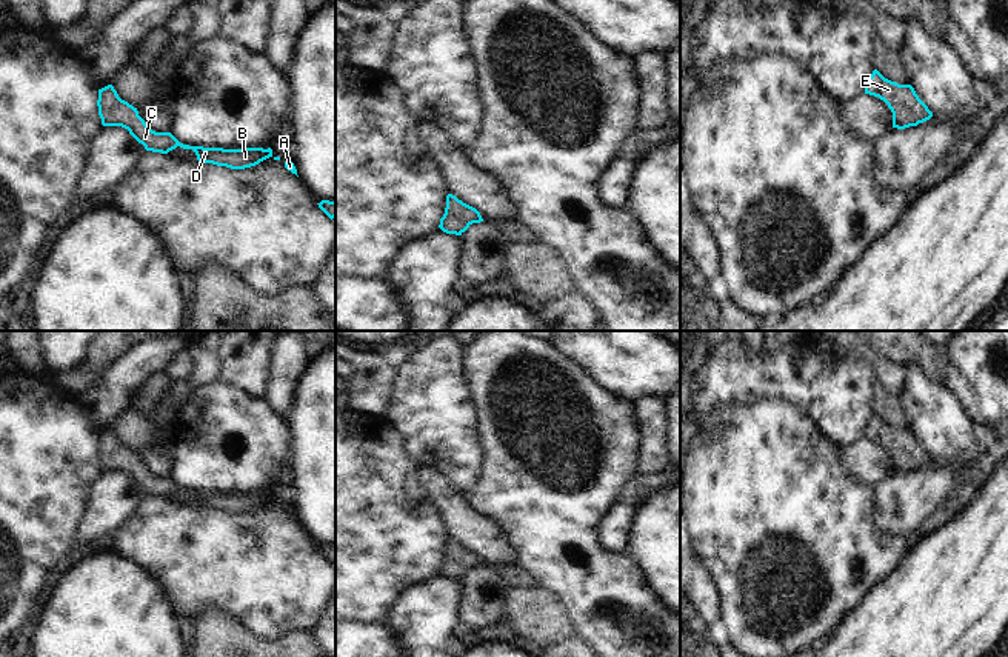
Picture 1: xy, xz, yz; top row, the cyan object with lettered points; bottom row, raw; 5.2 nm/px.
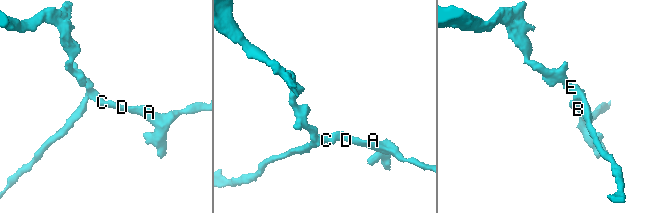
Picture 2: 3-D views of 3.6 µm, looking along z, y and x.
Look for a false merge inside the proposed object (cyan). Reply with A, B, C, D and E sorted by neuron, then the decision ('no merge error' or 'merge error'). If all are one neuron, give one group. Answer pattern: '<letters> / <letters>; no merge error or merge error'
A B C D E; no merge error

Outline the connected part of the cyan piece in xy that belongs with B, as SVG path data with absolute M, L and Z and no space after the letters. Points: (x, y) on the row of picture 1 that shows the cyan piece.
M108 85L98 89L98 115L102 118L103 126L122 126L129 131L129 134L145 146L146 151L168 154L169 151L175 149L177 146L183 149L192 149L197 155L199 162L212 163L217 166L226 166L231 169L245 169L259 165L260 162L272 157L274 160L280 160L280 157L272 155L272 149L263 148L242 148L242 149L223 149L223 148L203 148L203 146L189 146L180 143L171 132L155 132L152 131L145 120L139 115L137 108L129 105L128 102L122 100L114 89L112 85Z

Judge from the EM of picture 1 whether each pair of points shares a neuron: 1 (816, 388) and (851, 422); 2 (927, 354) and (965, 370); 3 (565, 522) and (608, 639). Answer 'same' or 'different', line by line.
1: same
2: different
3: same

